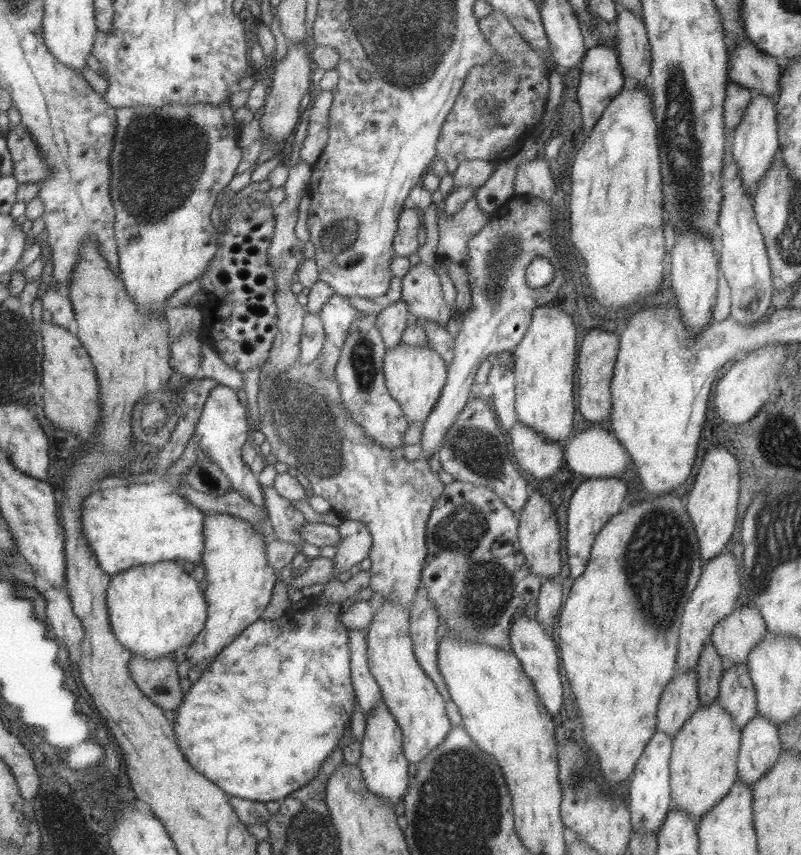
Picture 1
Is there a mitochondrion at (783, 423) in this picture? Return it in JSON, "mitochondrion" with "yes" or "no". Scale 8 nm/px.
{"mitochondrion":"no"}

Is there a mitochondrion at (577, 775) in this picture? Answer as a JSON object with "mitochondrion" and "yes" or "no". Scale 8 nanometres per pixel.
{"mitochondrion":"yes"}

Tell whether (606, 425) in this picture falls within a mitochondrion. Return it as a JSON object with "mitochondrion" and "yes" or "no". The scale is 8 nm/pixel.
{"mitochondrion":"no"}

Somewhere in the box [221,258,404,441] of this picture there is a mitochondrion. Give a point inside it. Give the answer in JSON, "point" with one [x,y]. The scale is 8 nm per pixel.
{"point":[362,356]}

